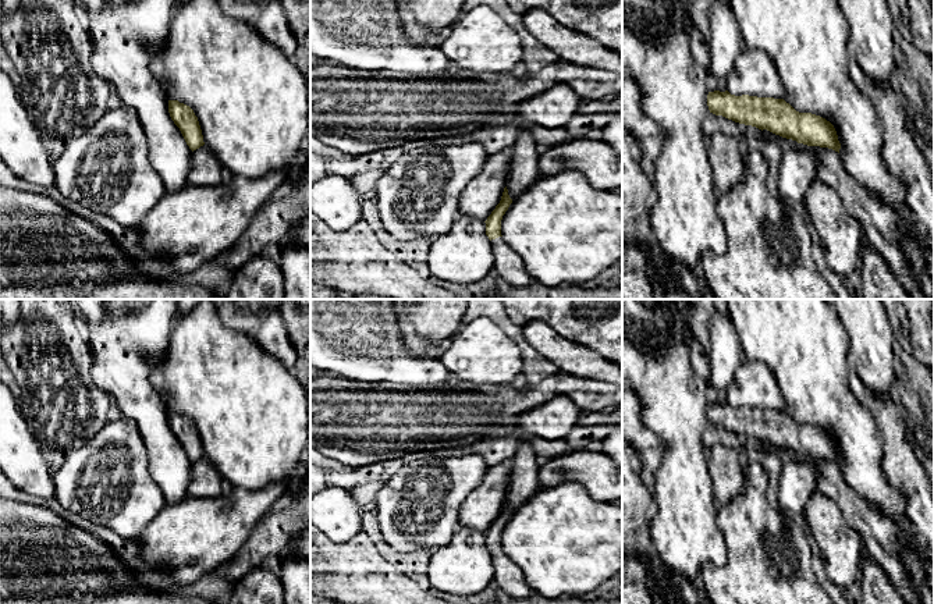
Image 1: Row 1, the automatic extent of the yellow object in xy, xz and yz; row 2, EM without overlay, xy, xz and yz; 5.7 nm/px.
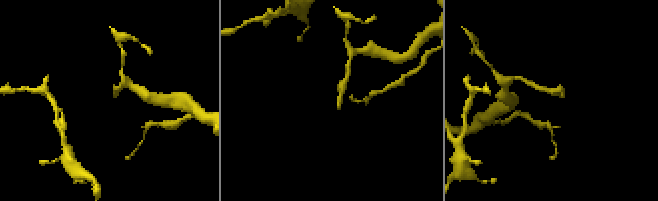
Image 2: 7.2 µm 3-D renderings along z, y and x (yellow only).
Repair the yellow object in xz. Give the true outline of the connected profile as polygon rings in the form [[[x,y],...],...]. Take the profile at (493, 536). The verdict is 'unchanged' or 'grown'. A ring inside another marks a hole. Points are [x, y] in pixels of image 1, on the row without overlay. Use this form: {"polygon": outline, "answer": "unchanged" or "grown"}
{"polygon": [[[505,498],[500,515],[484,533],[486,547],[491,553],[494,582],[497,587],[511,597],[528,598],[535,594],[535,591],[526,583],[521,568],[508,558],[501,547],[501,532],[511,515],[512,511],[509,509],[508,501]]], "answer": "grown"}

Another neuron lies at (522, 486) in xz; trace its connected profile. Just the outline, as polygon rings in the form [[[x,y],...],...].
[[[528,443],[519,447],[519,452],[511,459],[512,470],[508,488],[508,507],[515,512],[522,504],[532,498],[540,488],[537,473],[541,459]]]

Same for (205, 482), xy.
[[[206,456],[192,463],[191,484],[187,497],[212,498],[224,493],[225,484]]]

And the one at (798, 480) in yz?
[[[784,458],[777,500],[786,515],[803,514],[810,497],[818,490],[818,473],[807,462]]]

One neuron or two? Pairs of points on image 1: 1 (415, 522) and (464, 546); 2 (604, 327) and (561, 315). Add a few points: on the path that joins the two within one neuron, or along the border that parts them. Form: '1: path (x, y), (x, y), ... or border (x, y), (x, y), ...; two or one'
1: border (460, 528), (446, 544), (437, 546), (430, 553); two
2: path (593, 324), (572, 319); one

